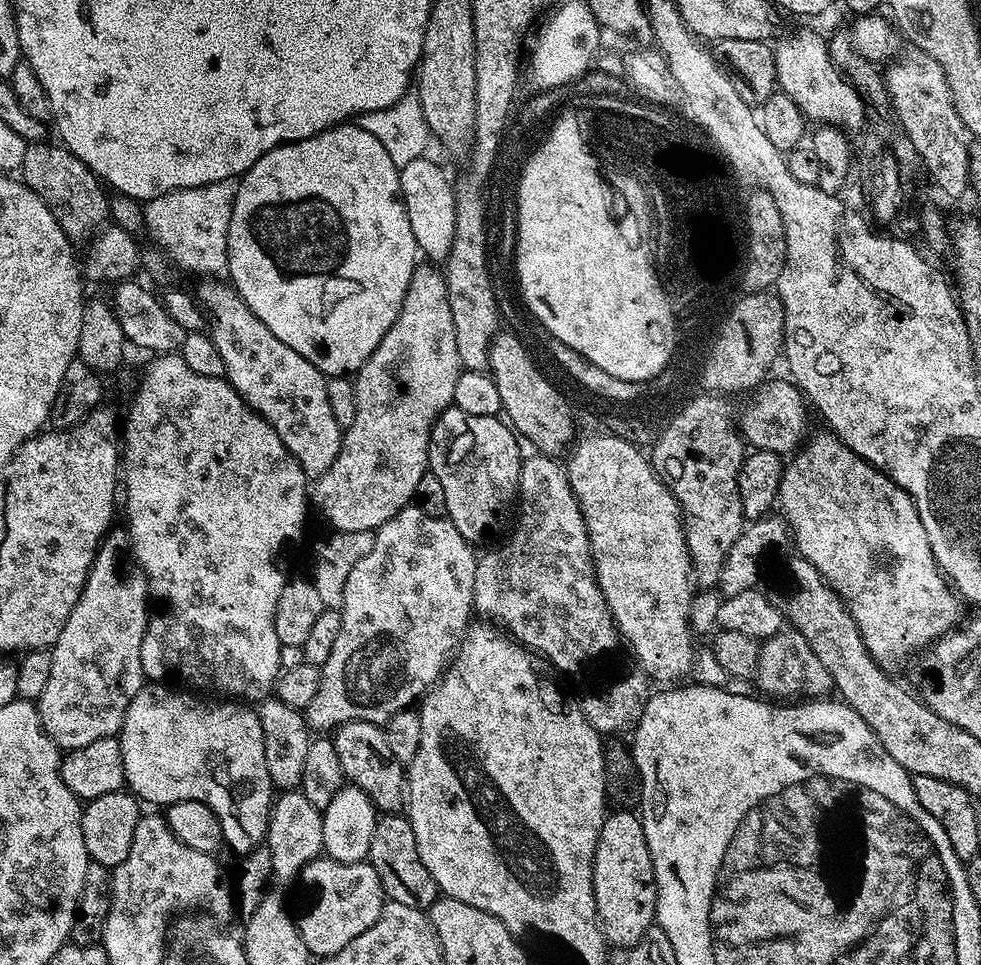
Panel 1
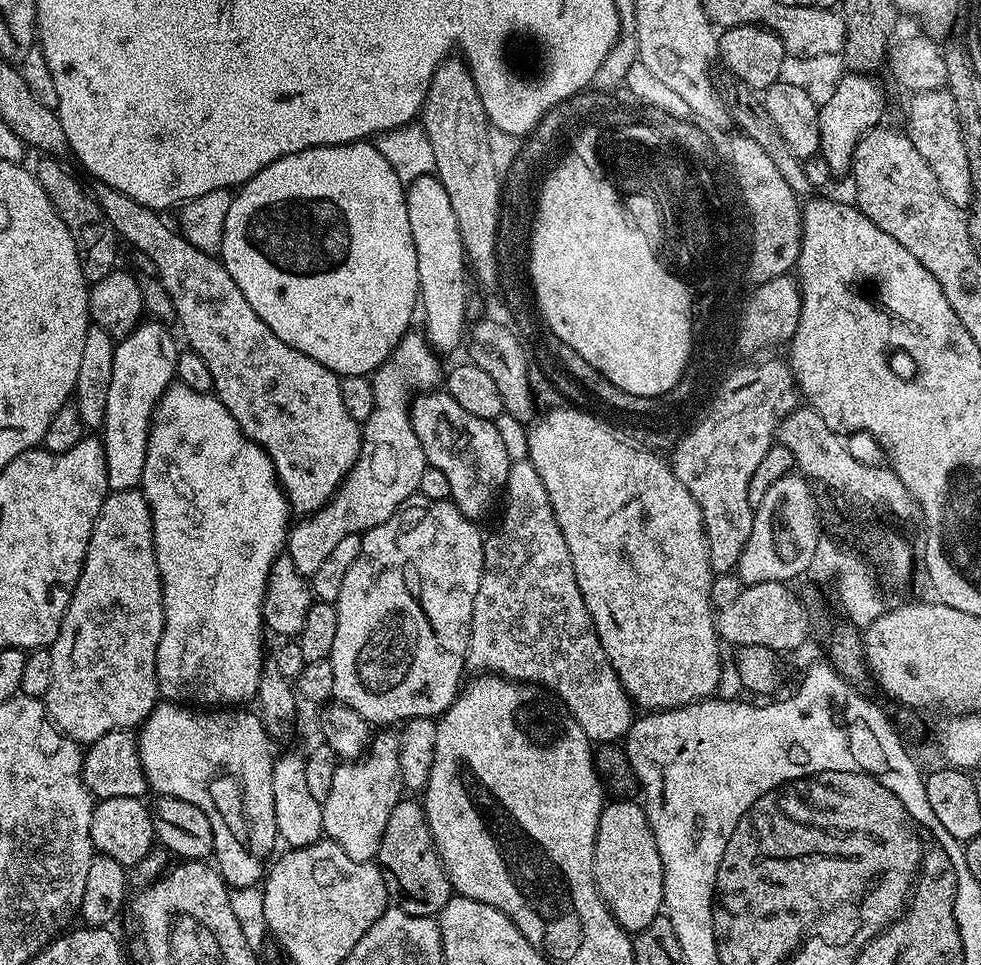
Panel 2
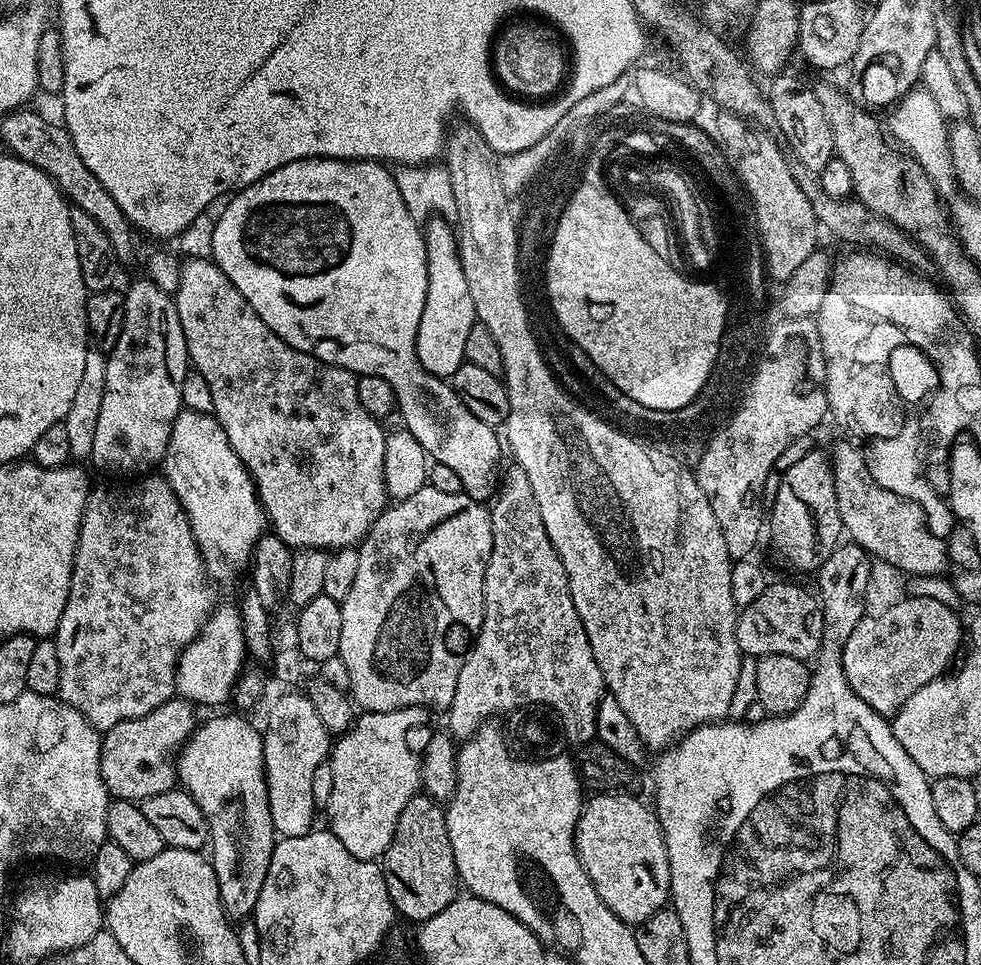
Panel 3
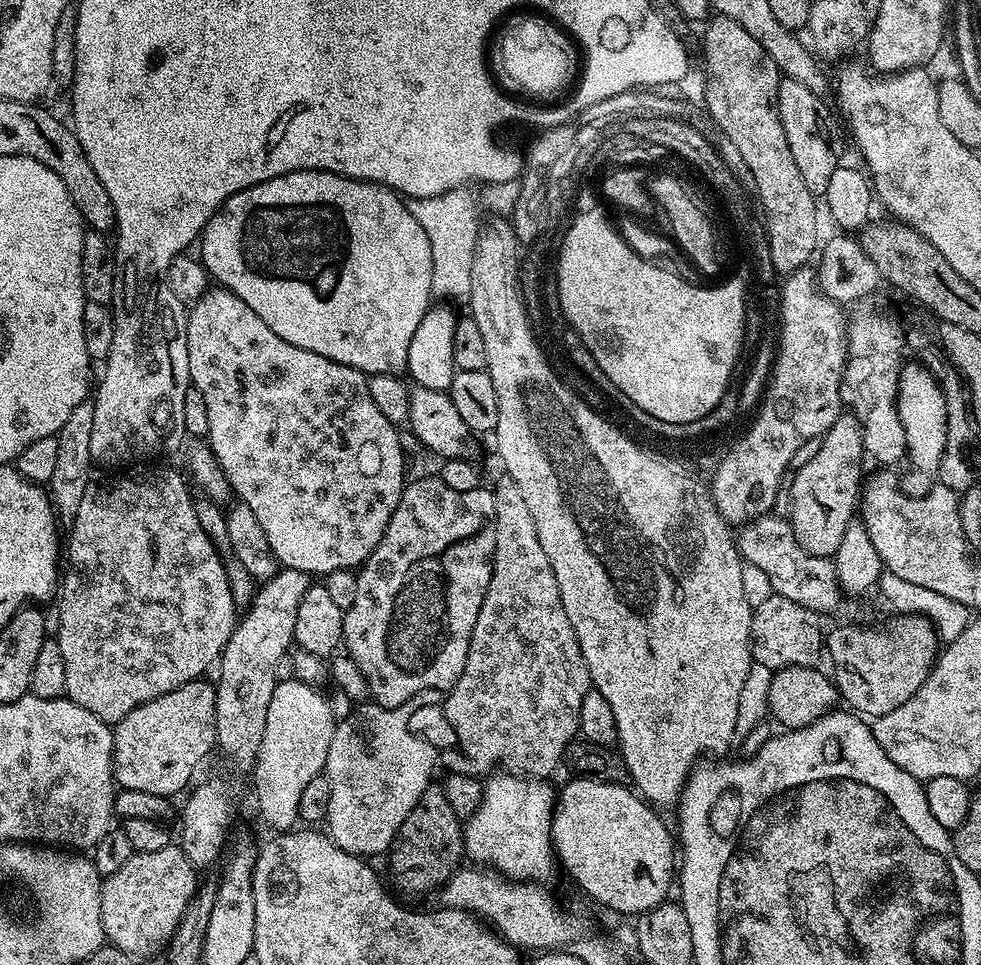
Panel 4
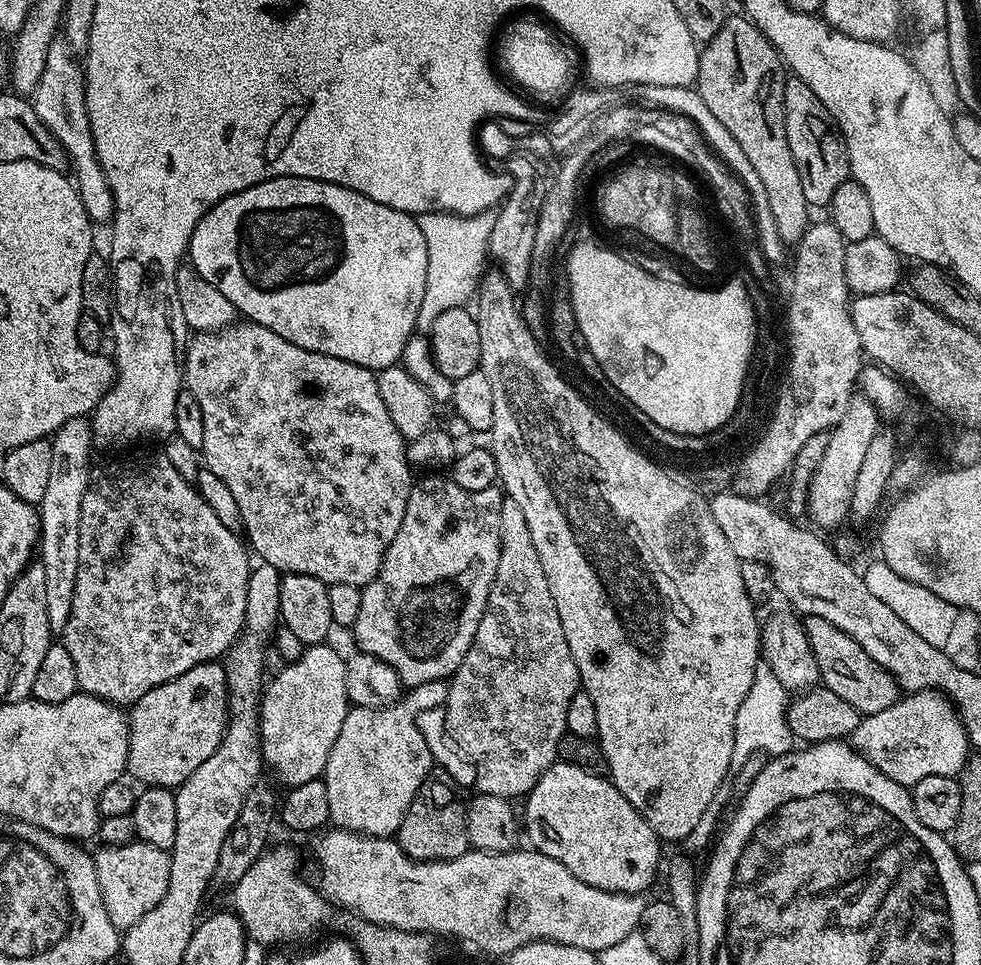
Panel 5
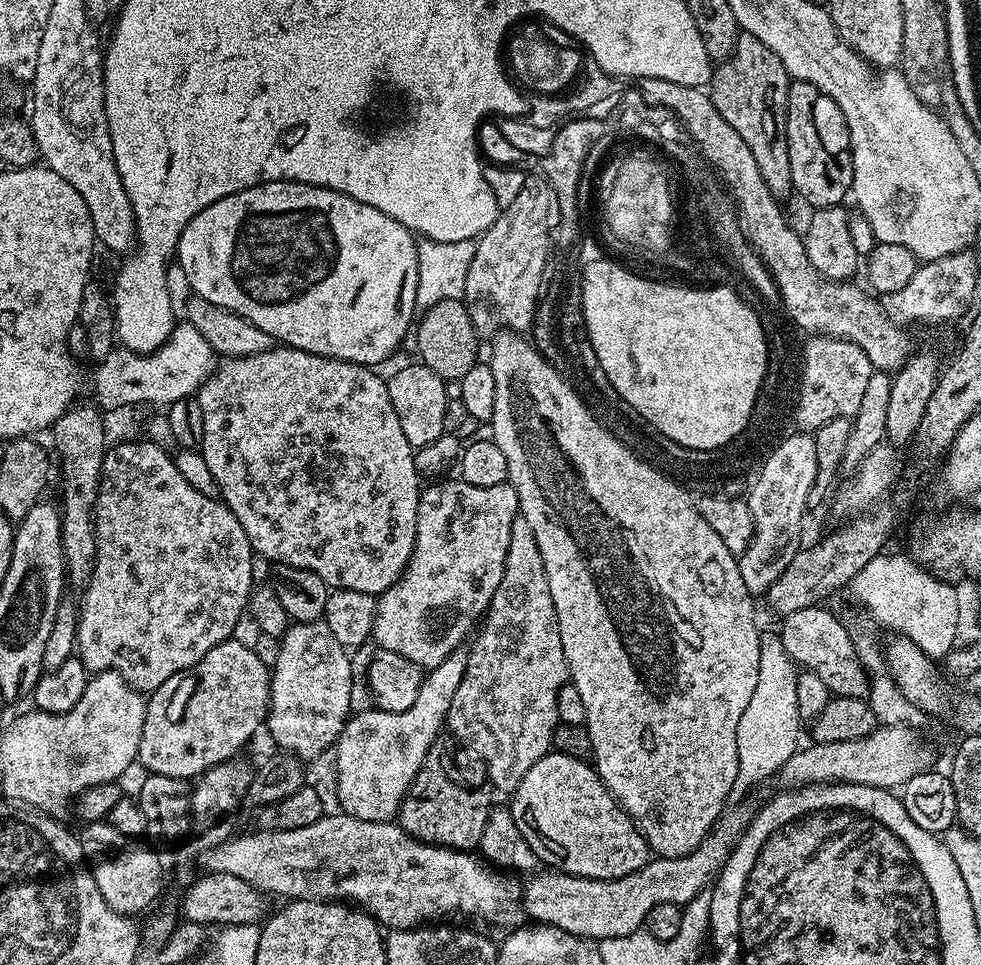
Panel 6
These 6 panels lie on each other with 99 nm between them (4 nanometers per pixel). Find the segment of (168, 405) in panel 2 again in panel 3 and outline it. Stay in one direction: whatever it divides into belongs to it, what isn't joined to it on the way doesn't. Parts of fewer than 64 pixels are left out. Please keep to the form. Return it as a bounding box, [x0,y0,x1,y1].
[162,410,266,706]

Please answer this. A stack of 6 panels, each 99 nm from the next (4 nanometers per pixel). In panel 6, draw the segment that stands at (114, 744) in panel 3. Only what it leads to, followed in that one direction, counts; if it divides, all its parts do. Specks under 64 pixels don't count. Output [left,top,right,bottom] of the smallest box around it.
[138,638,272,781]

